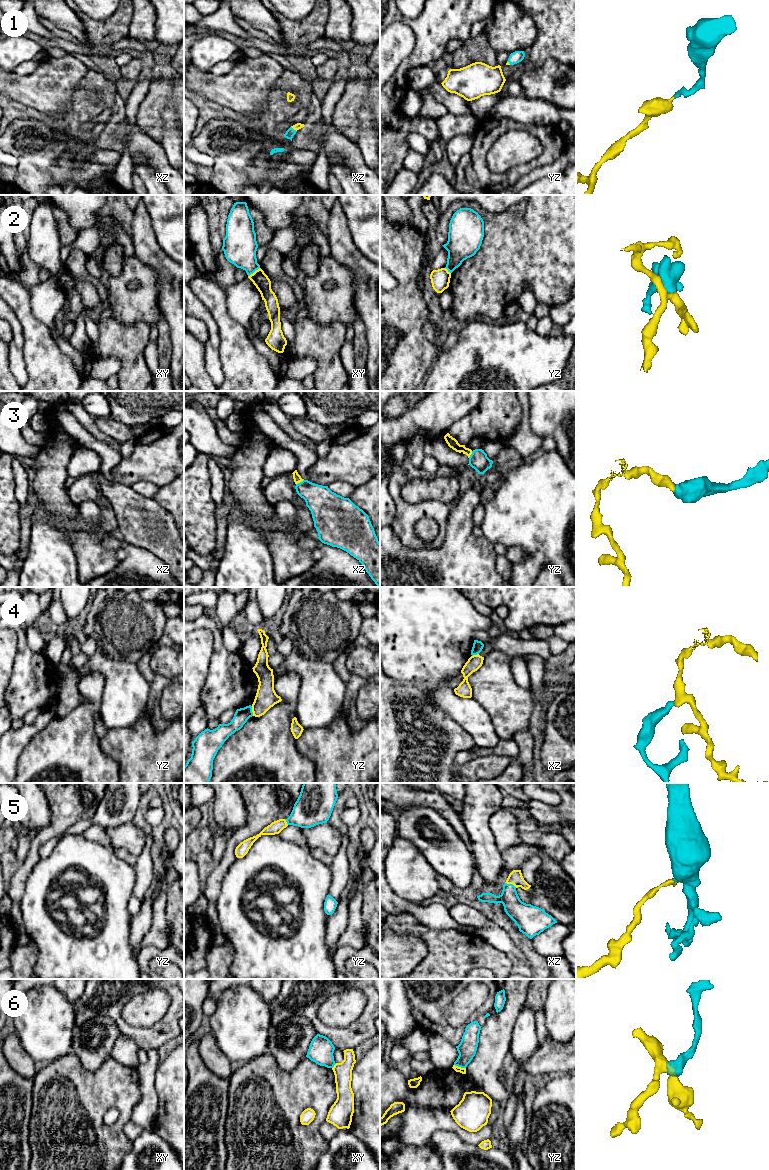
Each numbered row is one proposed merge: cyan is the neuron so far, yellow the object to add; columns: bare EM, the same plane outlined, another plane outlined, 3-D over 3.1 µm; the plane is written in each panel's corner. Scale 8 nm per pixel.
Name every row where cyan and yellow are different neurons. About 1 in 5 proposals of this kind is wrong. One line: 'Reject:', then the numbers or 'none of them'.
Reject: 2, 4, 6

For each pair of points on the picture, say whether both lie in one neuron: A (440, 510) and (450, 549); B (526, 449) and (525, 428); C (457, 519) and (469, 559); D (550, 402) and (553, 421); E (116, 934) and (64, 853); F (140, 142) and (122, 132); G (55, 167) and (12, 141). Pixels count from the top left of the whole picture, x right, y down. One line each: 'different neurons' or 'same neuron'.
A: different neurons
B: same neuron
C: same neuron
D: same neuron
E: same neuron
F: same neuron
G: same neuron

